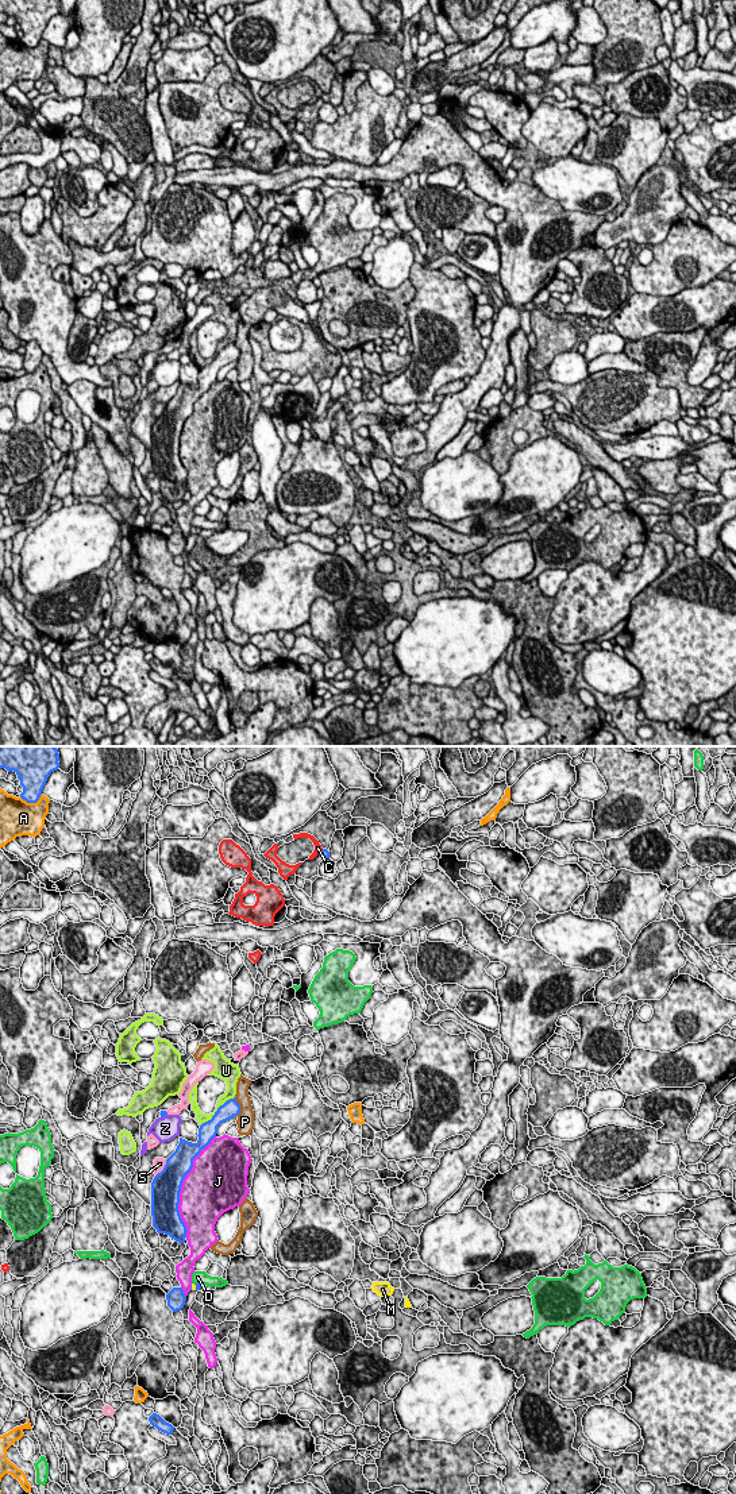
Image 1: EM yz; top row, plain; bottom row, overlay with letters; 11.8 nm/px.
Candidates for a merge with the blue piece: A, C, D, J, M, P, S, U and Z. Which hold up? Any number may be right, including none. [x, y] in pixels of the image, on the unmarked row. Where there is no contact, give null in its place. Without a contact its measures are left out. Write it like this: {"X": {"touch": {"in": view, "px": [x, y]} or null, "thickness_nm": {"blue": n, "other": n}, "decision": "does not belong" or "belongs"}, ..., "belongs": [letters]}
{"A": {"touch": {"in": "yz", "px": [31, 46]}, "thickness_nm": {"blue": 280, "other": 420}, "decision": "does not belong"}, "C": {"touch": {"in": "yz", "px": [322, 95]}, "thickness_nm": {"blue": 100, "other": 100}, "decision": "does not belong"}, "D": {"touch": {"in": "yz", "px": [196, 528]}, "thickness_nm": {"blue": 60, "other": 160}, "decision": "does not belong"}, "J": {"touch": {"in": "yz", "px": [181, 429]}, "thickness_nm": {"blue": 360, "other": 500}, "decision": "does not belong"}, "M": {"touch": {"in": "yz", "px": [196, 531]}, "thickness_nm": {"blue": 60, "other": 60}, "decision": "belongs"}, "P": {"touch": {"in": "yz", "px": [239, 351]}, "thickness_nm": {"blue": 200, "other": 200}, "decision": "does not belong"}, "S": {"touch": {"in": "yz", "px": [164, 412]}, "thickness_nm": {"blue": 360, "other": 130}, "decision": "does not belong"}, "U": {"touch": {"in": "yz", "px": [218, 354]}, "thickness_nm": {"blue": 200, "other": 130}, "decision": "does not belong"}, "Z": {"touch": {"in": "yz", "px": [164, 359]}, "thickness_nm": {"blue": 70, "other": 300}, "decision": "does not belong"}, "belongs": ["M"]}

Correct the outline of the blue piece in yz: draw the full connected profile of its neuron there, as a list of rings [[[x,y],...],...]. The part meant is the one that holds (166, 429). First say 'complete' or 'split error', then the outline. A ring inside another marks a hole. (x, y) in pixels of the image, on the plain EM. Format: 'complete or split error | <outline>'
complete | [[[236,343],[227,344],[217,352],[211,364],[199,372],[196,387],[180,382],[176,395],[166,404],[166,409],[151,426],[153,471],[158,478],[169,479],[178,487],[185,487],[186,470],[181,463],[178,448],[184,422],[193,412],[193,404],[217,378],[217,371],[238,360],[240,350]]]

